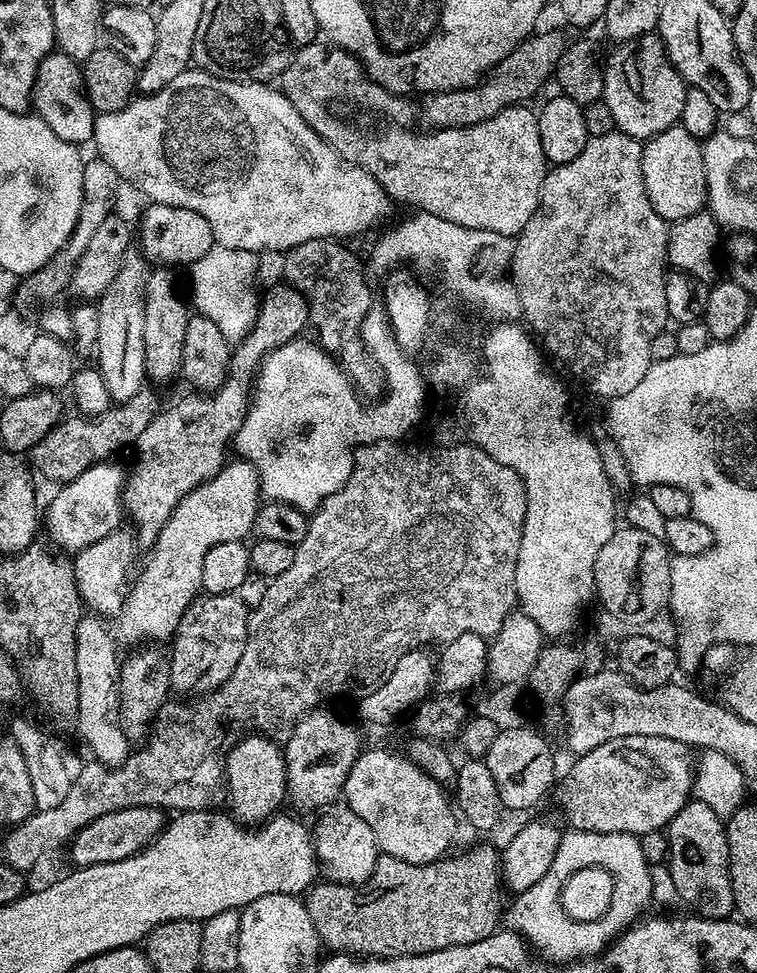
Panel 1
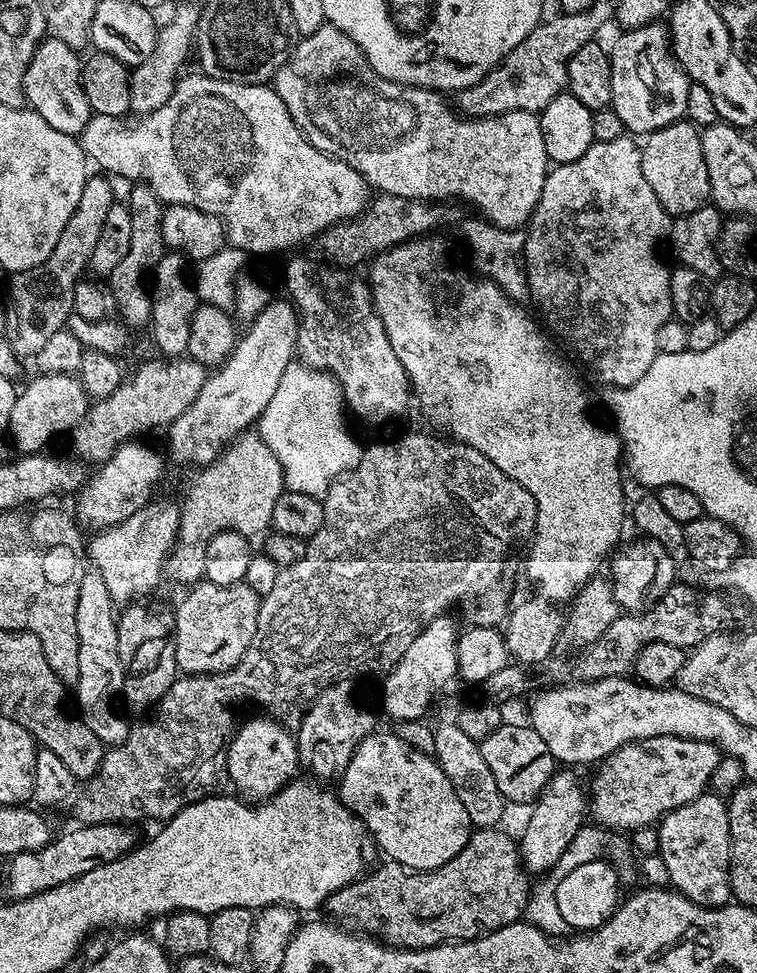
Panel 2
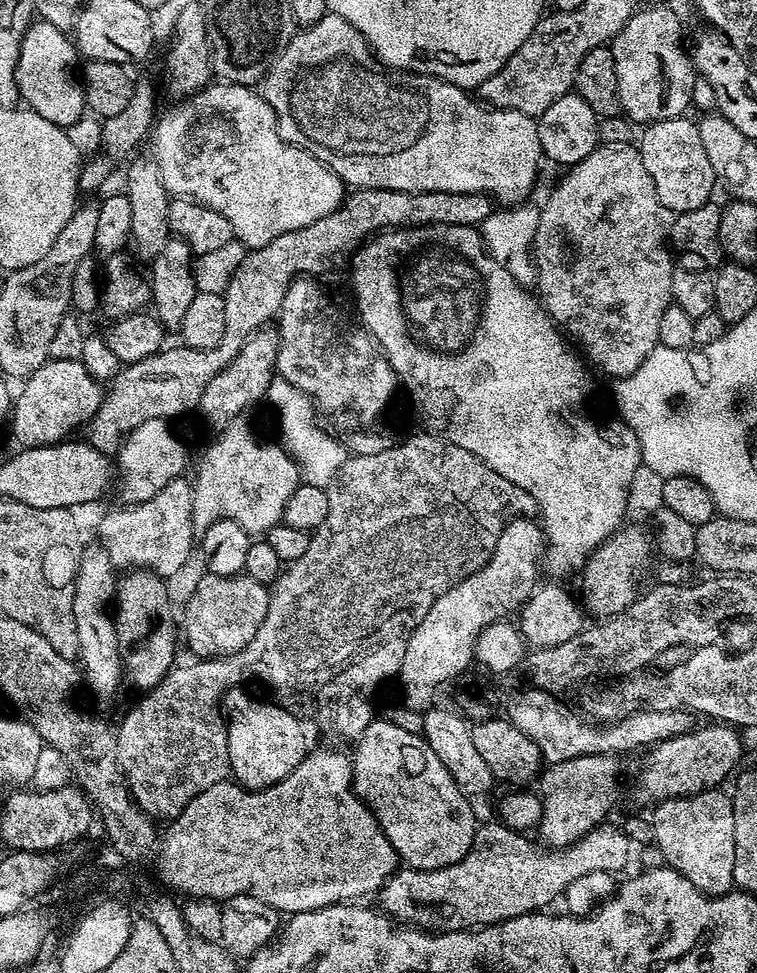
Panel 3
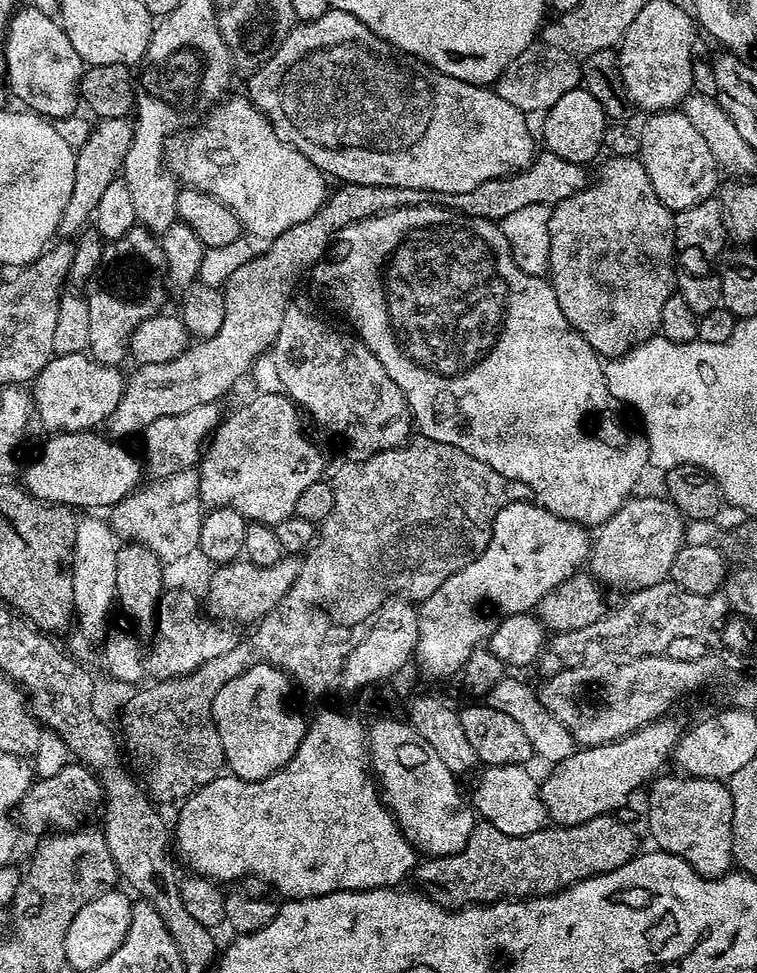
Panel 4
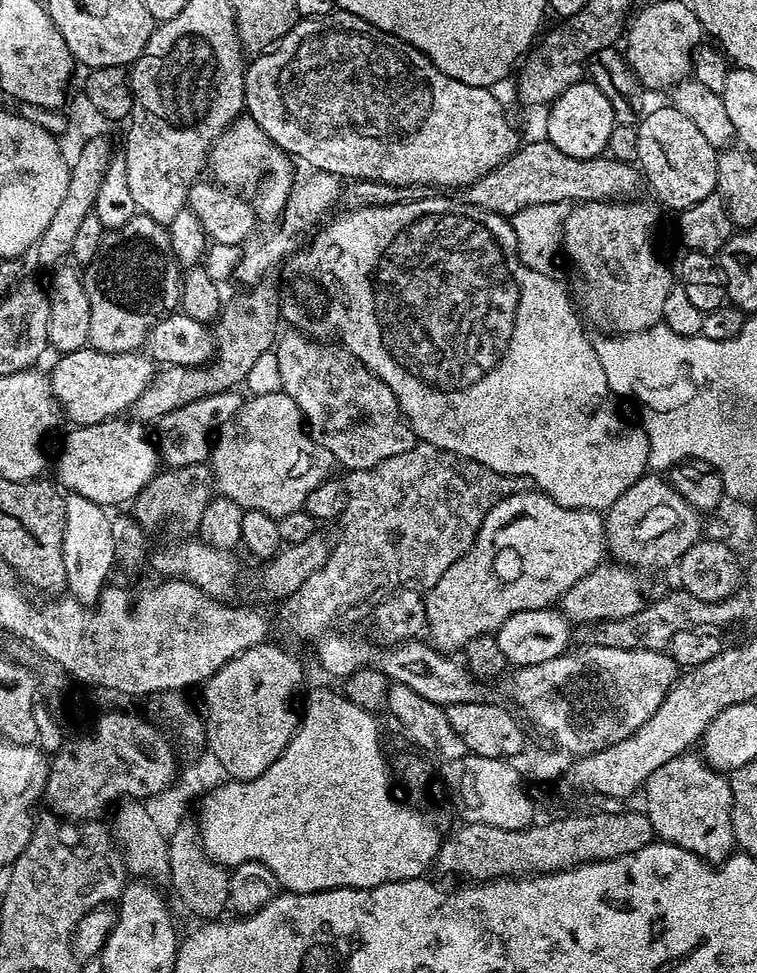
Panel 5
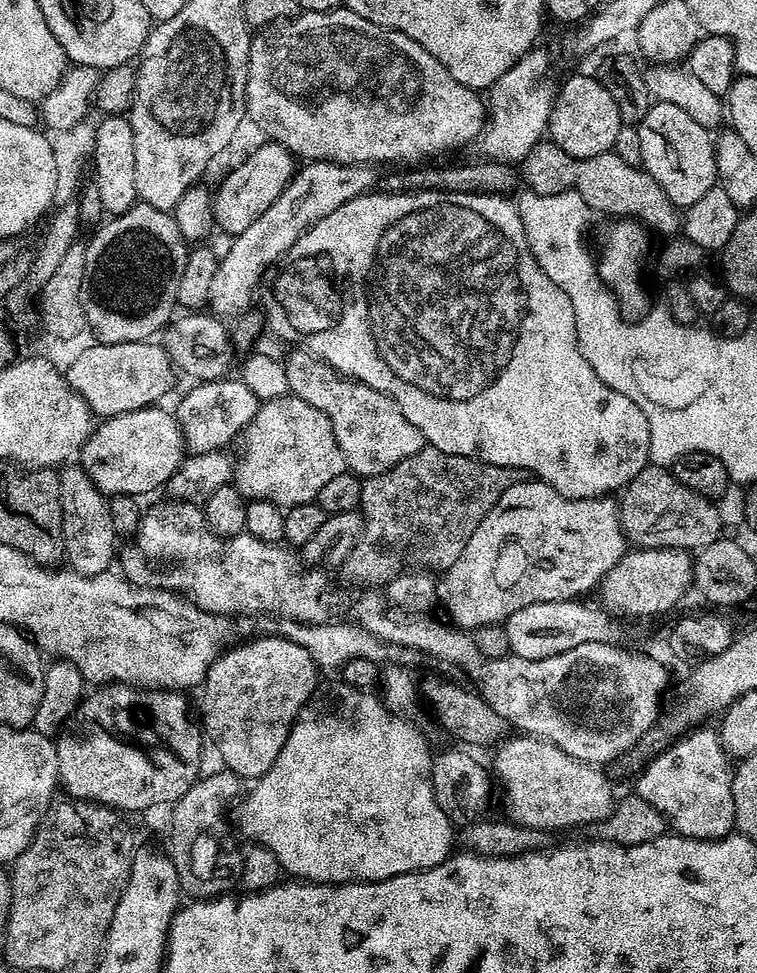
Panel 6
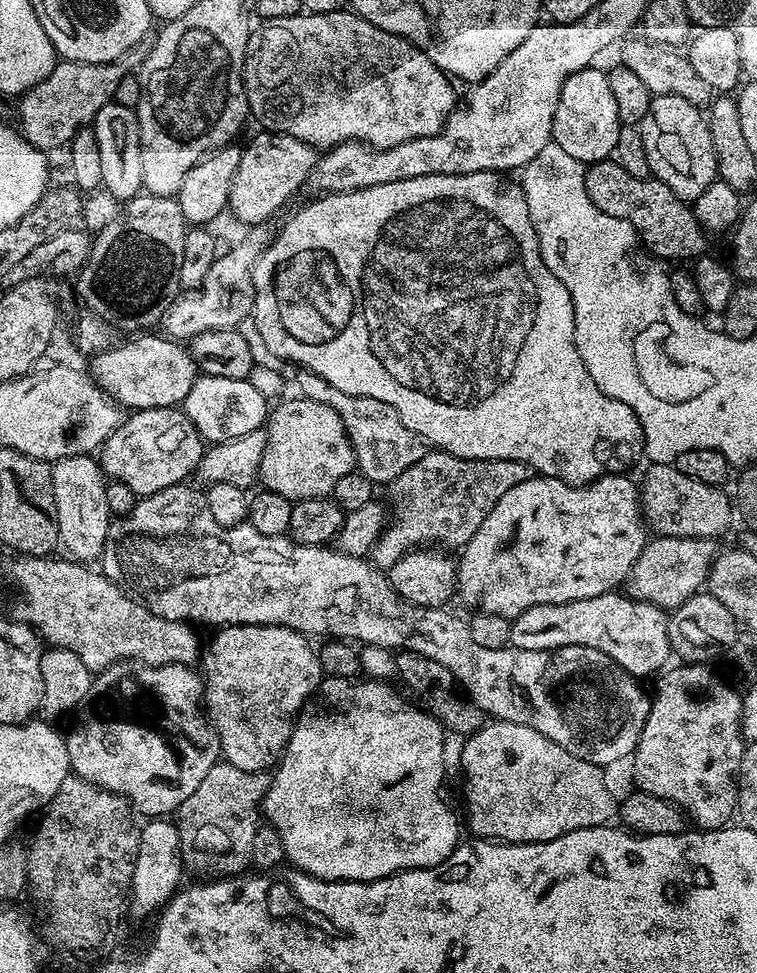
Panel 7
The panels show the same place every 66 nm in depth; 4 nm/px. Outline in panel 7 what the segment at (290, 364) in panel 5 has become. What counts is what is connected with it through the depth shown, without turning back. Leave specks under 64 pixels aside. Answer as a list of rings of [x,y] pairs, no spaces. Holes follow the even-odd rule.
[[[304,370],[301,373],[299,395],[305,400],[330,406],[342,418],[342,426],[356,455],[356,468],[363,476],[370,478],[372,485],[391,484],[394,478],[398,478],[398,474],[402,474],[402,470],[410,470],[410,466],[414,466],[414,462],[418,462],[418,458],[422,458],[430,450],[425,440],[414,430],[410,430],[410,426],[406,426],[402,418],[398,418],[398,410],[394,410],[394,406],[378,402],[378,398],[346,394],[330,386],[330,382],[313,372]]]

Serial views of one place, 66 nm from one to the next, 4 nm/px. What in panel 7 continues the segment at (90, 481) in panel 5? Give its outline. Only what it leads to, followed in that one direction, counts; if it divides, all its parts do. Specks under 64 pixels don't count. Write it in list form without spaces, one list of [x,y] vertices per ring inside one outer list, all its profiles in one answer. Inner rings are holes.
[[[179,407],[142,408],[138,414],[125,415],[120,425],[108,435],[105,444],[98,449],[98,463],[109,481],[117,480],[130,486],[130,490],[134,490],[139,498],[185,483],[195,473],[198,462],[204,457],[205,447],[206,442],[198,434],[194,422]]]

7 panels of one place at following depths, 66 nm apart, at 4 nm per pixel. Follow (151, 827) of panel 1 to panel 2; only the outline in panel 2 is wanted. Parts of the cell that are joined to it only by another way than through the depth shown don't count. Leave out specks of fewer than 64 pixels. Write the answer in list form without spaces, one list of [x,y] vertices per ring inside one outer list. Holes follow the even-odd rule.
[[[124,822],[73,826],[74,828],[62,833],[61,836],[59,833],[45,848],[11,857],[7,861],[9,897],[12,900],[25,900],[59,884],[76,880],[82,874],[90,874],[90,870],[98,866],[122,858],[138,844],[135,834],[127,826]]]

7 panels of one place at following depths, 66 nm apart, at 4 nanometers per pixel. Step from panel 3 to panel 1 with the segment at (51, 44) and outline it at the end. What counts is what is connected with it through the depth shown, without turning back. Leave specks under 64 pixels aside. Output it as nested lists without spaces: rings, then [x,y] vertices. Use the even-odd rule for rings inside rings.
[[[59,50],[49,52],[48,56],[38,66],[36,86],[34,89],[34,108],[41,120],[58,134],[67,144],[84,146],[92,140],[92,131],[96,125],[97,113],[85,95],[84,77],[79,63]]]

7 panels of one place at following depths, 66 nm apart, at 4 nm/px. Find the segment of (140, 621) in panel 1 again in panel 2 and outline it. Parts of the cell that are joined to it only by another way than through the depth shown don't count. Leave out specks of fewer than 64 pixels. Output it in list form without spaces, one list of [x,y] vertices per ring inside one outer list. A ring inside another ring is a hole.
[[[256,434],[237,436],[216,459],[203,465],[197,472],[200,473],[193,478],[192,485],[189,486],[184,500],[179,501],[180,525],[166,565],[167,575],[169,577],[172,575],[178,583],[184,584],[183,586],[191,586],[203,577],[204,555],[210,538],[229,530],[243,532],[249,538],[256,538],[256,535],[259,537],[261,534],[267,533],[272,522],[274,502],[278,502],[278,498],[286,491],[284,471],[278,458],[274,458],[270,448]]]

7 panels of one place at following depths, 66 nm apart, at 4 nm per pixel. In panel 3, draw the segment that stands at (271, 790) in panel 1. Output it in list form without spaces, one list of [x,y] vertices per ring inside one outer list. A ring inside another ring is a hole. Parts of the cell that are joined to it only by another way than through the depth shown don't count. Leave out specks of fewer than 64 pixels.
[[[241,686],[223,696],[222,716],[228,728],[226,759],[232,767],[235,783],[253,790],[282,782],[310,751],[308,736],[300,725],[299,715],[289,711],[275,699],[263,700]]]

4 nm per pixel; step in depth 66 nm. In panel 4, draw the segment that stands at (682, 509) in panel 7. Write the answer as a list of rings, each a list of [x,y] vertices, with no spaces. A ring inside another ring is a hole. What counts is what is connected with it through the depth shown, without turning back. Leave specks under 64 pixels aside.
[[[634,496],[599,527],[589,553],[588,568],[601,585],[633,592],[665,583],[674,558],[685,544],[686,521],[665,497]]]

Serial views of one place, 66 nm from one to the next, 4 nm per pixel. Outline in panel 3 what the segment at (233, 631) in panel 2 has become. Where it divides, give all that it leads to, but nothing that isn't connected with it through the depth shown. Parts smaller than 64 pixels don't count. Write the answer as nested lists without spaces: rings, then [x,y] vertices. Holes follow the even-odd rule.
[[[204,574],[188,596],[188,609],[182,612],[182,640],[188,643],[193,657],[220,657],[242,651],[254,638],[266,617],[269,585],[254,582],[246,575],[214,576]]]

